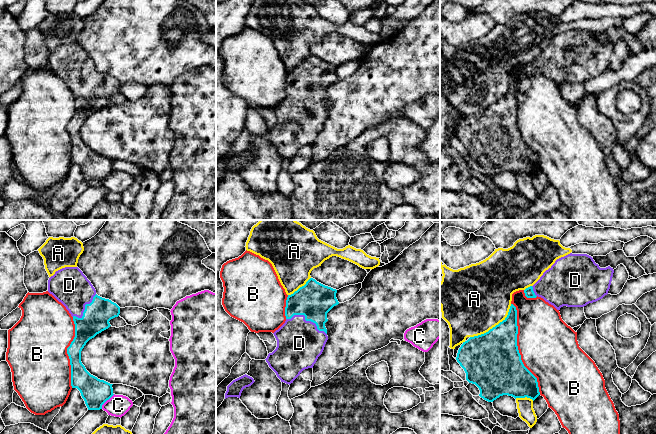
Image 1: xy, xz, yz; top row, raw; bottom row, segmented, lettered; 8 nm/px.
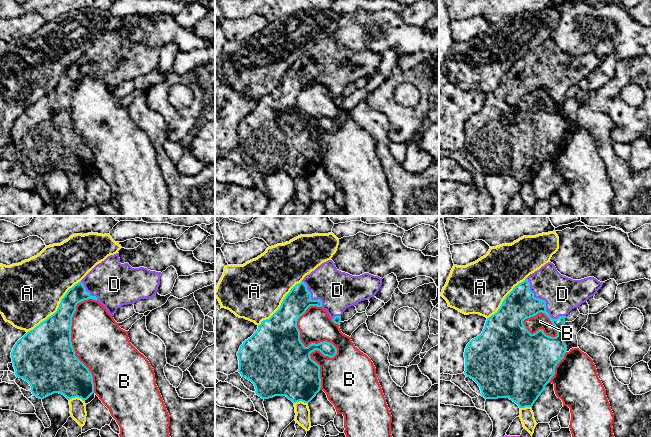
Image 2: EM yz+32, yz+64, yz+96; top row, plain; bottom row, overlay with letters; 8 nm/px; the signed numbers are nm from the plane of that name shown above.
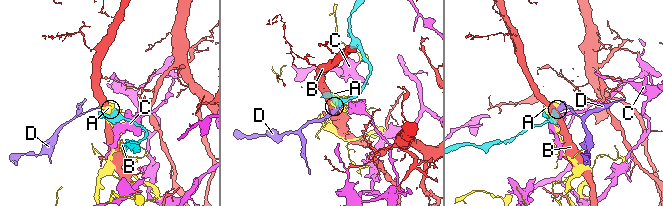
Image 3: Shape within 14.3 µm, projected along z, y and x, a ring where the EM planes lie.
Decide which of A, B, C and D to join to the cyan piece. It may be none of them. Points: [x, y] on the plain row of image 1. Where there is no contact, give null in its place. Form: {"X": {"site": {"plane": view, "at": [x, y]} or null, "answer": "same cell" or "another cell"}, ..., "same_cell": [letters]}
{"A": {"site": {"plane": "yz", "at": [495, 102]}, "answer": "another cell"}, "B": {"site": {"plane": "yz", "at": [517, 125]}, "answer": "another cell"}, "C": {"site": {"plane": "xy", "at": [106, 176]}, "answer": "another cell"}, "D": {"site": {"plane": "xz", "at": [306, 96]}, "answer": "same cell"}, "same_cell": ["D"]}

